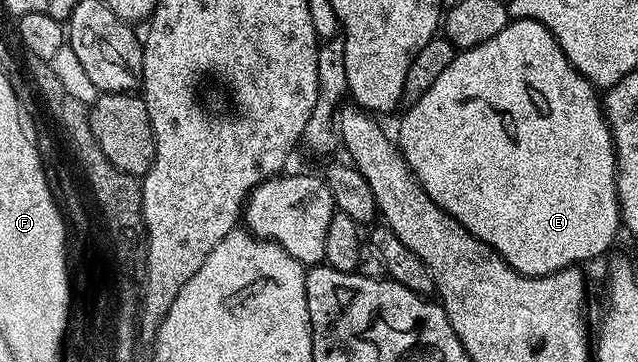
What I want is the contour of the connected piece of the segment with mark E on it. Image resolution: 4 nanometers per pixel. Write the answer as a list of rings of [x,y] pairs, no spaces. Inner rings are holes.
[[[516,18],[511,20],[503,30],[496,32],[496,36],[492,36],[492,40],[484,40],[484,44],[473,46],[467,50],[458,50],[454,55],[452,64],[448,64],[448,68],[444,68],[444,72],[440,72],[440,76],[436,76],[432,88],[428,88],[428,92],[424,92],[424,96],[420,96],[415,102],[409,103],[407,110],[410,111],[402,118],[402,131],[396,134],[396,142],[406,158],[406,162],[410,165],[410,170],[417,176],[418,183],[424,188],[424,192],[428,192],[428,196],[432,196],[432,200],[441,210],[448,212],[464,228],[468,228],[468,232],[472,232],[472,236],[476,236],[484,244],[491,246],[494,253],[501,256],[516,272],[525,274],[527,278],[535,278],[536,276],[544,276],[545,274],[554,274],[557,270],[566,270],[569,266],[578,266],[579,264],[583,264],[582,262],[588,261],[589,258],[600,257],[601,254],[613,244],[614,237],[617,236],[618,230],[620,234],[622,211],[618,209],[618,193],[616,192],[614,137],[611,136],[610,125],[606,122],[604,106],[600,101],[599,91],[596,89],[593,82],[588,81],[586,77],[571,64],[568,60],[568,56],[560,48],[556,36],[552,36],[552,32],[548,28],[544,28],[544,24],[540,24],[531,18]]]

